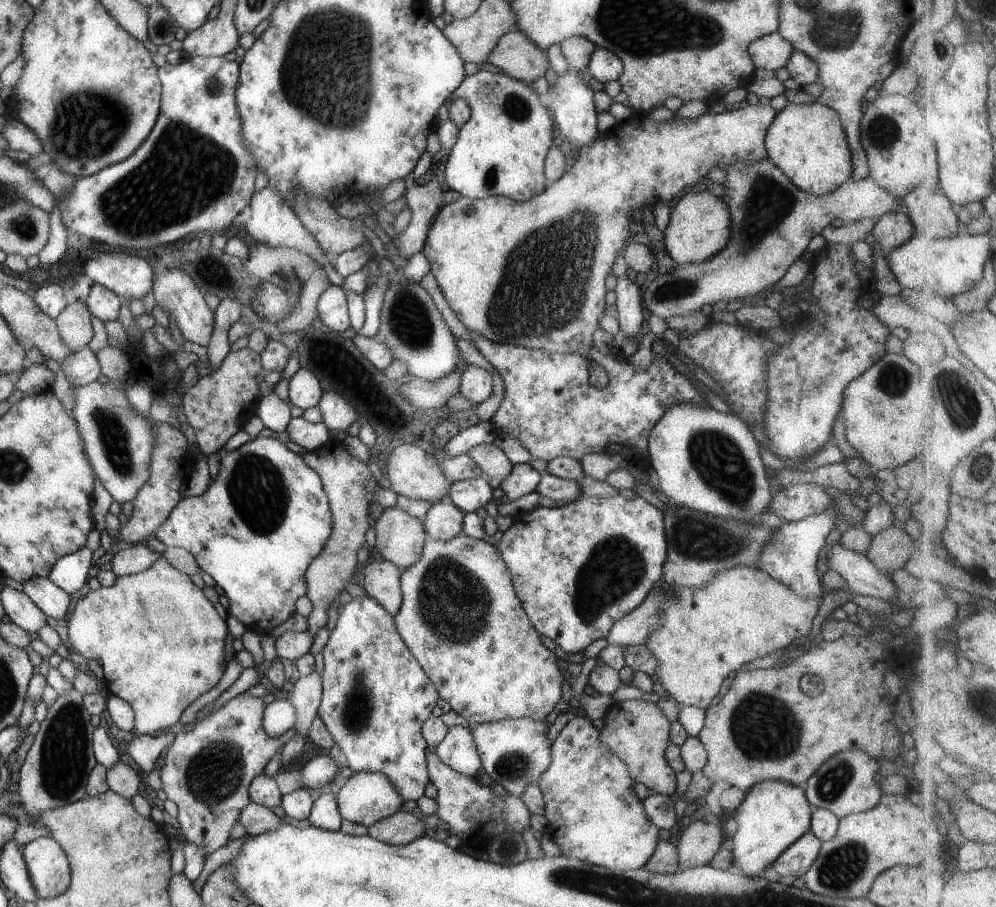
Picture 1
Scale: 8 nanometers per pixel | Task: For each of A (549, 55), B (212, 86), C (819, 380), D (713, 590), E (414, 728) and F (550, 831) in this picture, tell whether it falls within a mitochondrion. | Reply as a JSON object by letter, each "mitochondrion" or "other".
{"A":"other","B":"mitochondrion","C":"mitochondrion","D":"other","E":"other","F":"other"}

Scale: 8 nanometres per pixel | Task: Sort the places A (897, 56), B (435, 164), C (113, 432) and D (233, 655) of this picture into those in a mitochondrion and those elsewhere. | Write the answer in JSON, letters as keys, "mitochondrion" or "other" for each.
{"A":"other","B":"other","C":"mitochondrion","D":"other"}

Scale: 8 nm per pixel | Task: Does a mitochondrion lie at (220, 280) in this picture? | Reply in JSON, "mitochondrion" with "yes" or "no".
{"mitochondrion":"no"}

